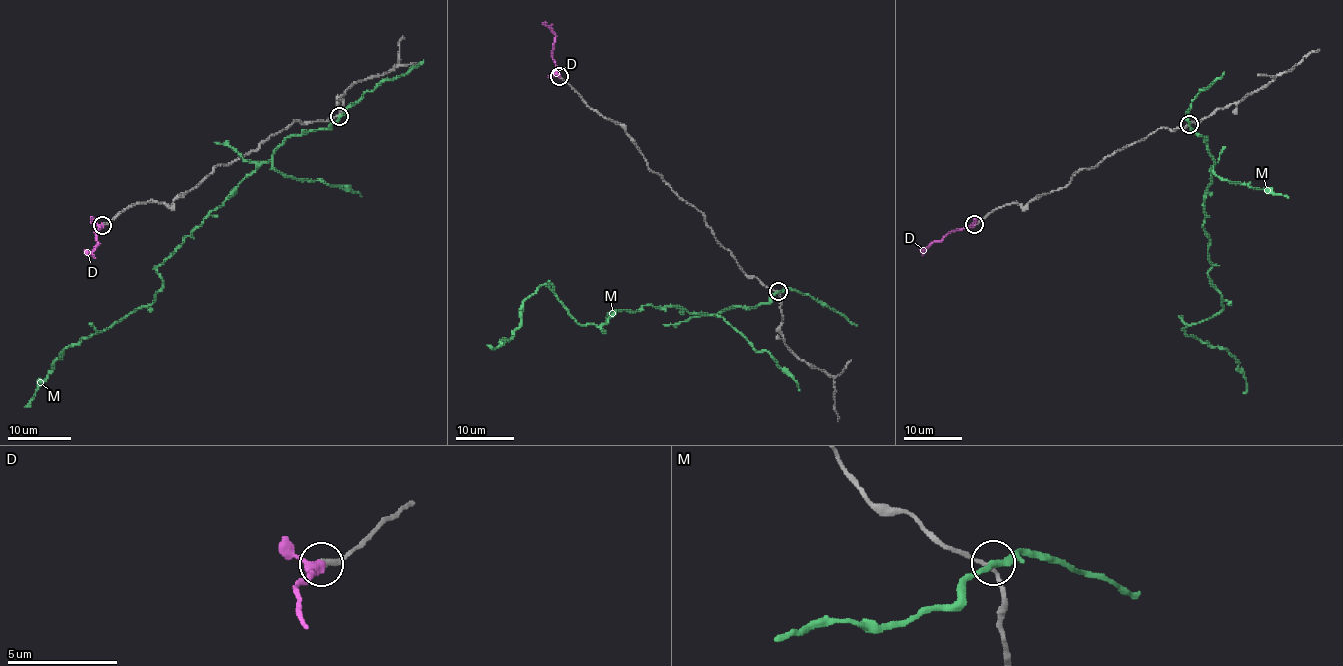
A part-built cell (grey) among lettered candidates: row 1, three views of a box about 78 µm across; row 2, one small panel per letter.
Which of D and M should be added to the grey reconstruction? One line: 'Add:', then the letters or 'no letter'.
Add: D

